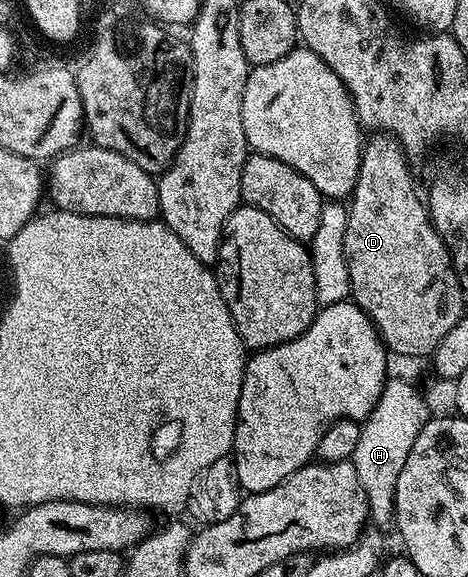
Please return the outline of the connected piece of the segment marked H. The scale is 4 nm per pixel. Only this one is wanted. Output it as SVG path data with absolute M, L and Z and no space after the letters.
M391 378L382 390L380 401L363 422L359 444L350 462L369 501L369 520L377 530L384 531L386 527L393 526L396 480L404 469L404 462L415 445L420 429L429 418L430 412L419 391L402 379Z

